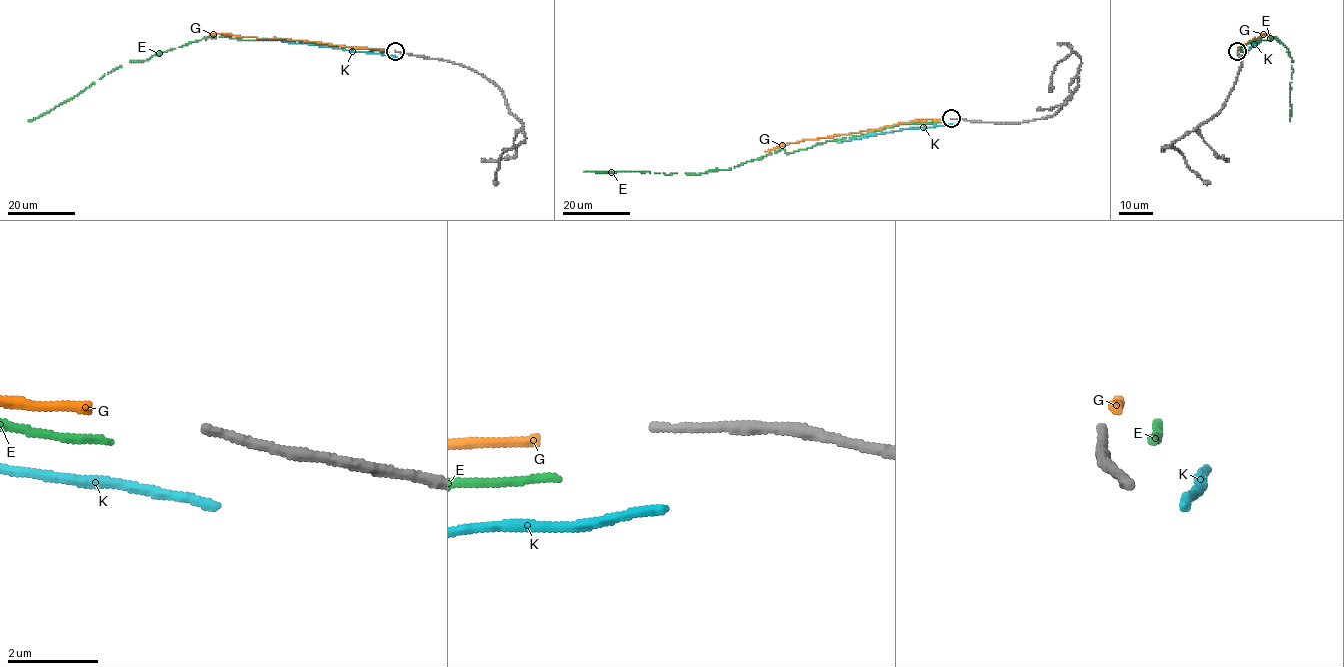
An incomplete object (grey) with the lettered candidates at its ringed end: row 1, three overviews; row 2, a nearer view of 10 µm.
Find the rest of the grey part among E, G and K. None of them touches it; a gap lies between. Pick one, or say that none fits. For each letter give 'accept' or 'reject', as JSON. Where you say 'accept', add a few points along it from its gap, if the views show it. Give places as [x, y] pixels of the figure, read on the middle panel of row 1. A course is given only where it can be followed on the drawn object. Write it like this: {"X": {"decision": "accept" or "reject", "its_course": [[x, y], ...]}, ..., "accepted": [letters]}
{"E": {"decision": "reject"}, "G": {"decision": "accept", "its_course": [[942, 119], [916, 119], [854, 133], [801, 139], [765, 151]]}, "K": {"decision": "reject"}, "accepted": ["G"]}

